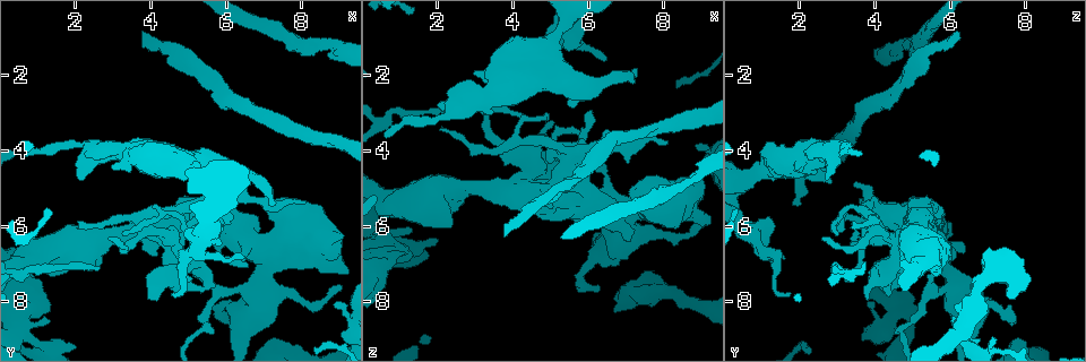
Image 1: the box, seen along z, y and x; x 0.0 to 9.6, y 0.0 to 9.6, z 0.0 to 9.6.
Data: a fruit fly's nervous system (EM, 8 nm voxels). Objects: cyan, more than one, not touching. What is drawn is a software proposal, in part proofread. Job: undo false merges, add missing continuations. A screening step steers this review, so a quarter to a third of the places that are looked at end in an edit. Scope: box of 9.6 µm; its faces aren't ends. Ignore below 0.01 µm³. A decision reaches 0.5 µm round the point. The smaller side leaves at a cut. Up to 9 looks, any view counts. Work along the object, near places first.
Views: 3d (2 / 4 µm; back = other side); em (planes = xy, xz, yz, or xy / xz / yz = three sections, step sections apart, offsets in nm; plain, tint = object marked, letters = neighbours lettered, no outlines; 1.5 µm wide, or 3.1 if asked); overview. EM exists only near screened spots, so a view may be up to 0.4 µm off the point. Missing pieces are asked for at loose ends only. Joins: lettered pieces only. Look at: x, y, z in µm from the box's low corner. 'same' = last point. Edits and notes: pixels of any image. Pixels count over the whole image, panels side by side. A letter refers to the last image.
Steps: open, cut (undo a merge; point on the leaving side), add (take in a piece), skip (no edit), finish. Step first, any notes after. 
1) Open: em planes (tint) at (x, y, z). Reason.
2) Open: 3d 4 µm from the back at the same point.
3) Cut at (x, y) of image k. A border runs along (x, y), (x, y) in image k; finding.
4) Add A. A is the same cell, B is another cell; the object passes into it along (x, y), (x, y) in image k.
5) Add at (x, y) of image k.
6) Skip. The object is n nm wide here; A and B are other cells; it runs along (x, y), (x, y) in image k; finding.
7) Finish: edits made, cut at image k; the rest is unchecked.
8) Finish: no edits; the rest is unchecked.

Open: 3d 2 µm at (7.20, 5.40, 1.85). Branch stops here.

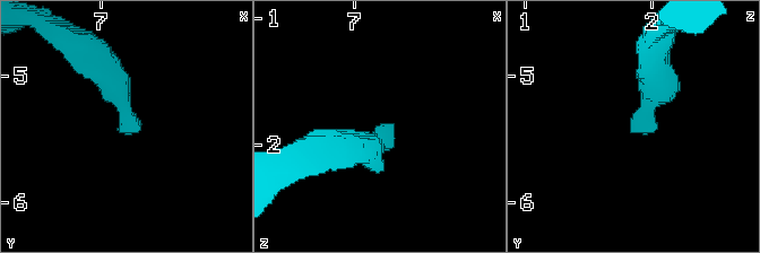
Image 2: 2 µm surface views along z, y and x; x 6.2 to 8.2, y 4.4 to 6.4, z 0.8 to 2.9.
Open: em planes (tint) at (7.28, 5.46, 1.86).

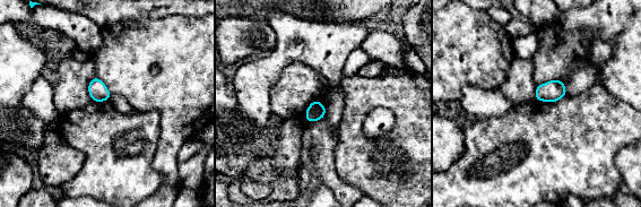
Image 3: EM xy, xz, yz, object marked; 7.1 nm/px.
Open: em planes (letters) at the same point. What lies round it.

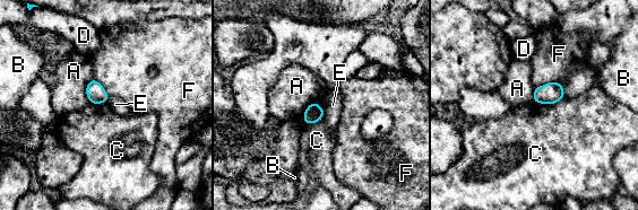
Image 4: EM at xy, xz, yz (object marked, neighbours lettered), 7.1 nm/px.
Skip. A, B, C, D, E and F are other cells; a border runs along (322, 106), (312, 102), (302, 120) in image 4; no lettered piece goes on from it.

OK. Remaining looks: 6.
Open: 3d 2 µm at (8.85, 8.15, 3.90). Branch stops here.

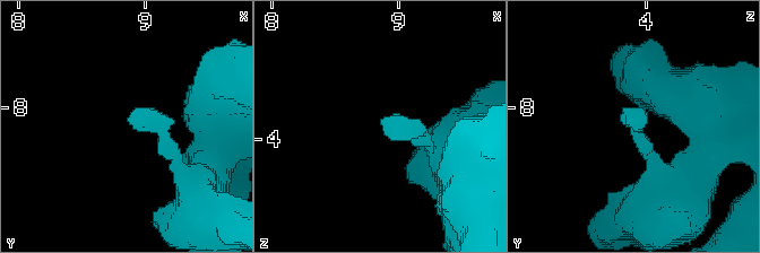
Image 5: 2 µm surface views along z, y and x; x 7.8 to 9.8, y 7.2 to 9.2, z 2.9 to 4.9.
Open: em planes (tint) at (8.84, 8.10, 3.84).

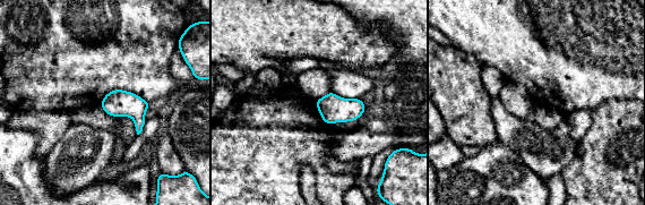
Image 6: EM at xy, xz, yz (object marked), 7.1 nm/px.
Open: em planes (letters) at the same point.

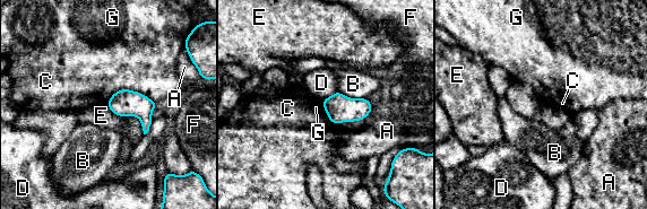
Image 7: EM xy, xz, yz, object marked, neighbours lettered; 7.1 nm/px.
Skip. A, B, C, D, E, F and G are other cells; a border runs along (337, 90), (322, 99) in image 7; no lettered piece goes on from it.

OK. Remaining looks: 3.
Open: 3d 4 µm at (2.15, 4.80, 2.65). Free end.

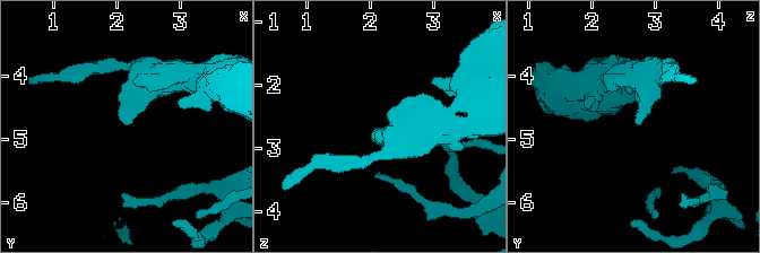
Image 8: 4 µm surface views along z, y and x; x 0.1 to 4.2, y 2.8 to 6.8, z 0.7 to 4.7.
Open: em xy step 8 (tint) at (2.15, 4.80, 2.70).

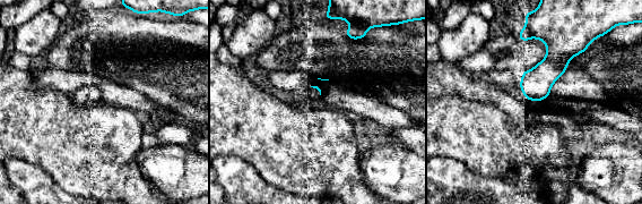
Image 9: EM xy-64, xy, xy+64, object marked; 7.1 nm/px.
Open: em yz step 8 (letters) at the same point.

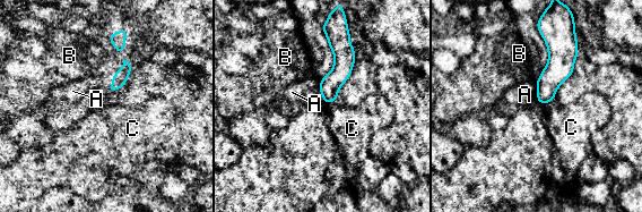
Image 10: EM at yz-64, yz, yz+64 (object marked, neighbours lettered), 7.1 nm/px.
Skip. A, B and C are other cells; a border runs along (554, 100), (544, 106) in image 10; no lettered piece goes on from it.

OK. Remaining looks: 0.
Finish: no edits; the rest is unchecked.

